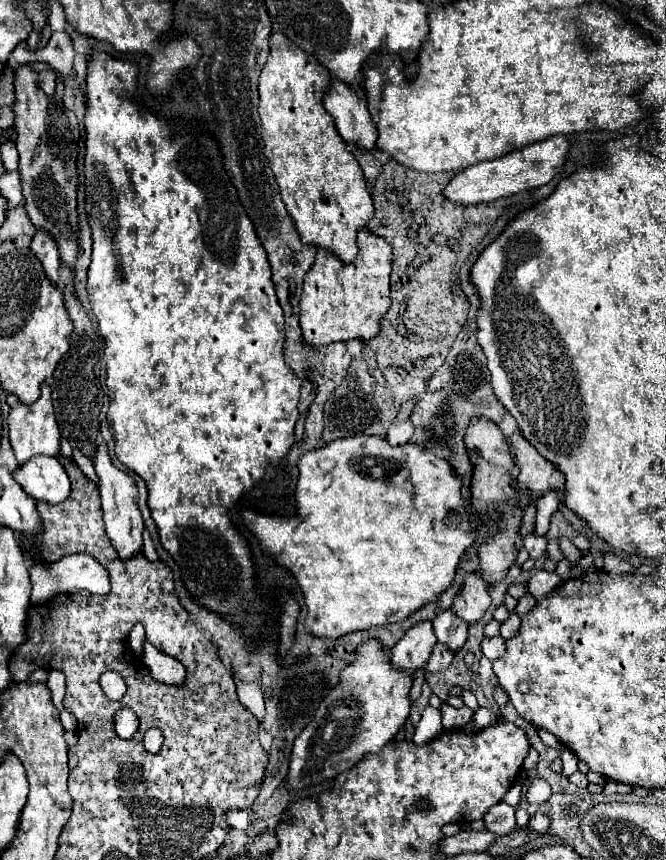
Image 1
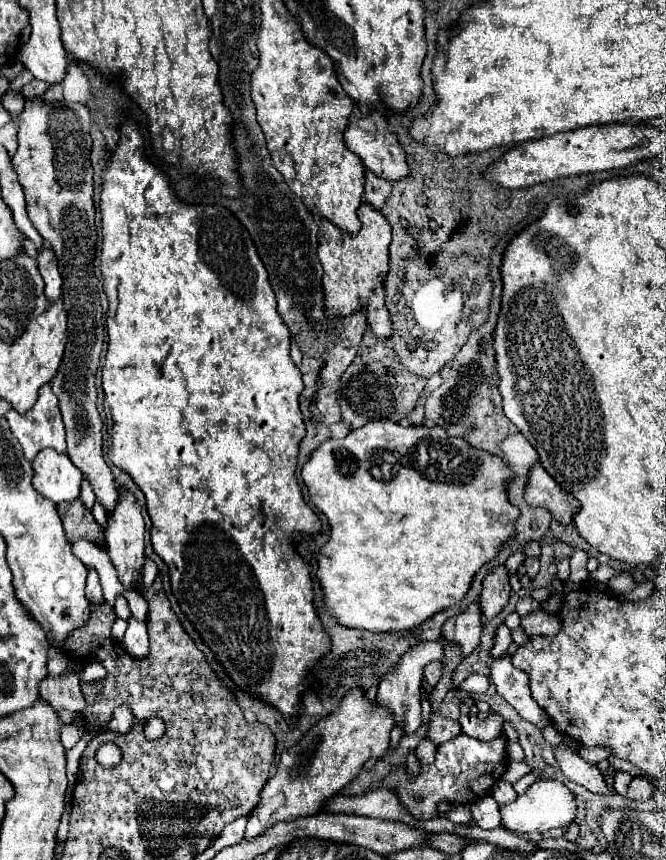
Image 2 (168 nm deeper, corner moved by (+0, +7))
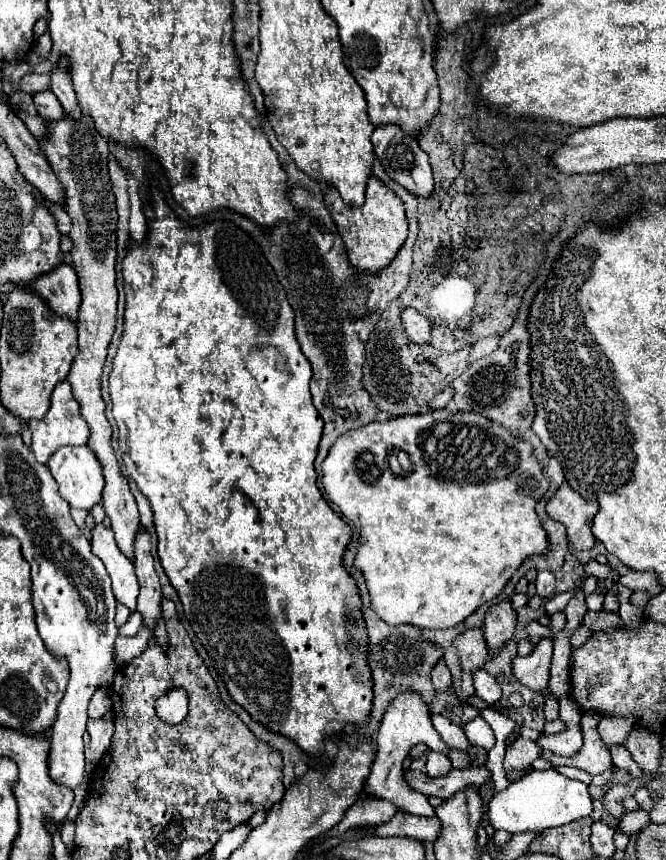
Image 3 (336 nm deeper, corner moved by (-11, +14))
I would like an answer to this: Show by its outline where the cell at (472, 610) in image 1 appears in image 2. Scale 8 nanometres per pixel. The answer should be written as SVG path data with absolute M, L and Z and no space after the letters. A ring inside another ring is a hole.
M474 603L468 607L466 613L460 613L444 623L442 641L456 643L460 647L460 655L468 657L476 649L480 633L482 633L482 613L478 609L478 603Z

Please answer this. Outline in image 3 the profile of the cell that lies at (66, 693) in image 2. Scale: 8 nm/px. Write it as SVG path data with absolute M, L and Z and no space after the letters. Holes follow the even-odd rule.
M99 688L93 694L91 702L89 702L89 716L91 718L101 718L109 710L111 710L111 694L109 694L109 688Z

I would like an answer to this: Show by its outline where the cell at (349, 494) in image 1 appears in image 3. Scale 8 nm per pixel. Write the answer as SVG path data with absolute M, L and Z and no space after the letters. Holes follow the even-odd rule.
M433 410L429 414L415 414L415 416L405 414L387 422L371 422L363 428L349 430L343 436L339 436L335 444L329 448L329 454L323 460L321 484L325 488L329 502L333 502L359 532L357 554L353 564L365 578L365 586L371 598L371 608L387 624L413 624L421 628L457 626L469 614L473 614L481 604L493 600L527 556L547 552L547 532L541 528L541 522L535 514L535 504L547 492L549 484L543 476L541 464L533 456L533 446L513 438L511 432L503 430L499 424L475 412L449 414L447 410Z

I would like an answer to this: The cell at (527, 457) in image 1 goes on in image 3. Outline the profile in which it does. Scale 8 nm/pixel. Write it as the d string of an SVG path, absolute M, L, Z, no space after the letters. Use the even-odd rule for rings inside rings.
M563 482L551 500L547 502L547 514L559 520L567 528L567 538L577 550L589 550L595 544L591 532L591 518L597 514L599 506L595 500L585 500Z

